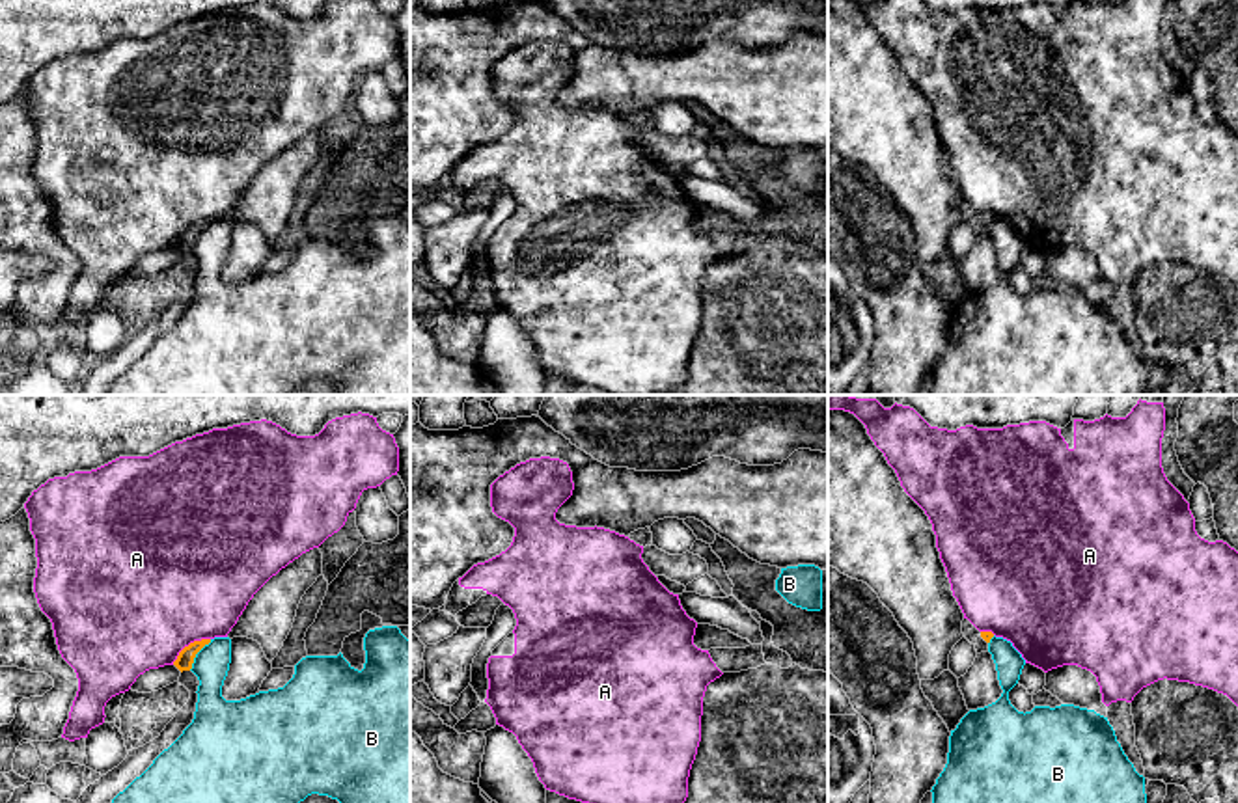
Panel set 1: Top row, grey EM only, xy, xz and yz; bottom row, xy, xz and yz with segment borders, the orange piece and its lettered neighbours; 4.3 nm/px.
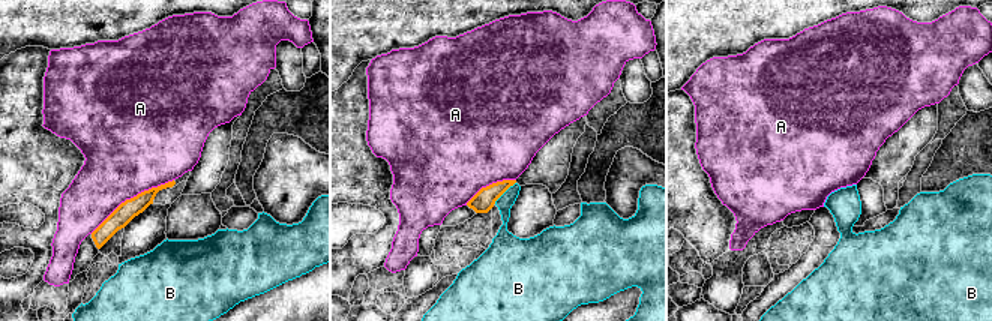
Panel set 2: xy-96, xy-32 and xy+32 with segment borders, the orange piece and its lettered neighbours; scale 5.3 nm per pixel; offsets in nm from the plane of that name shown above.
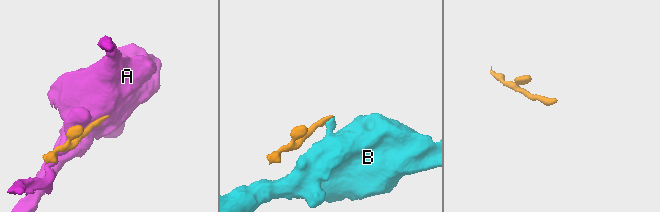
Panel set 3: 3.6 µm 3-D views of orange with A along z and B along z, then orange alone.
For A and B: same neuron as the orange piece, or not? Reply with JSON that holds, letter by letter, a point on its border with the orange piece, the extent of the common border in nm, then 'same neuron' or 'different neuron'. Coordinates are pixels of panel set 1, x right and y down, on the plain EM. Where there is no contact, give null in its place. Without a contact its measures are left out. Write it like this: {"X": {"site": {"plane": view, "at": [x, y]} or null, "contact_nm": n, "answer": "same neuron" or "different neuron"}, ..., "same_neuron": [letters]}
{"A": {"site": {"plane": "xy", "at": [191, 226]}, "contact_nm": 200, "answer": "different neuron"}, "B": {"site": {"plane": "xy", "at": [196, 235]}, "contact_nm": 170, "answer": "different neuron"}, "same_neuron": []}

